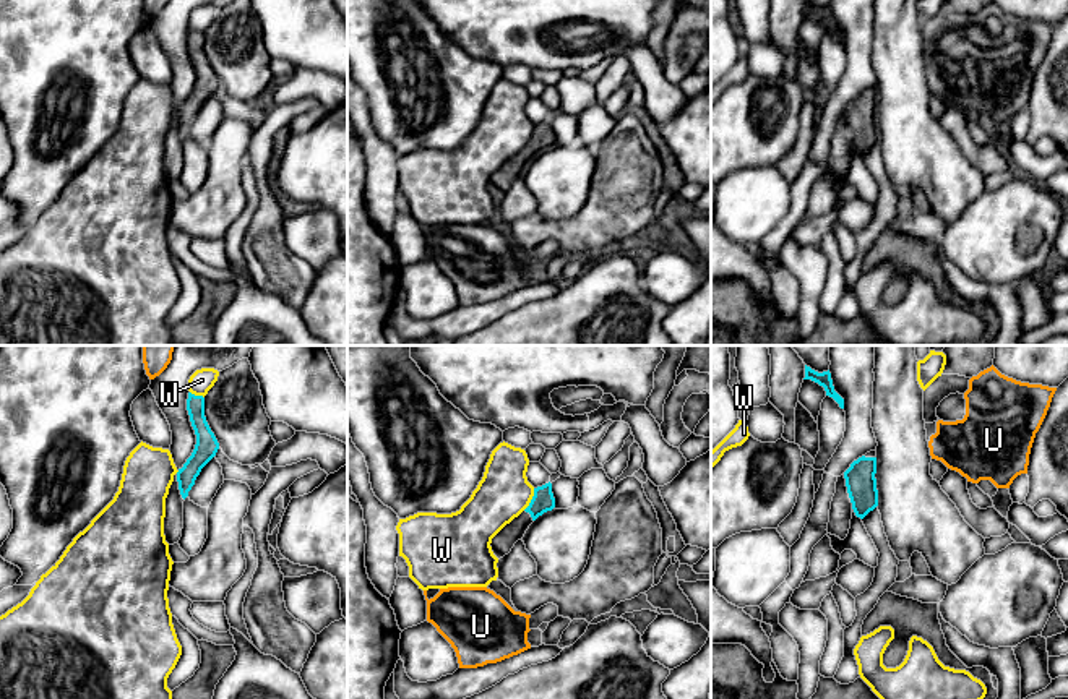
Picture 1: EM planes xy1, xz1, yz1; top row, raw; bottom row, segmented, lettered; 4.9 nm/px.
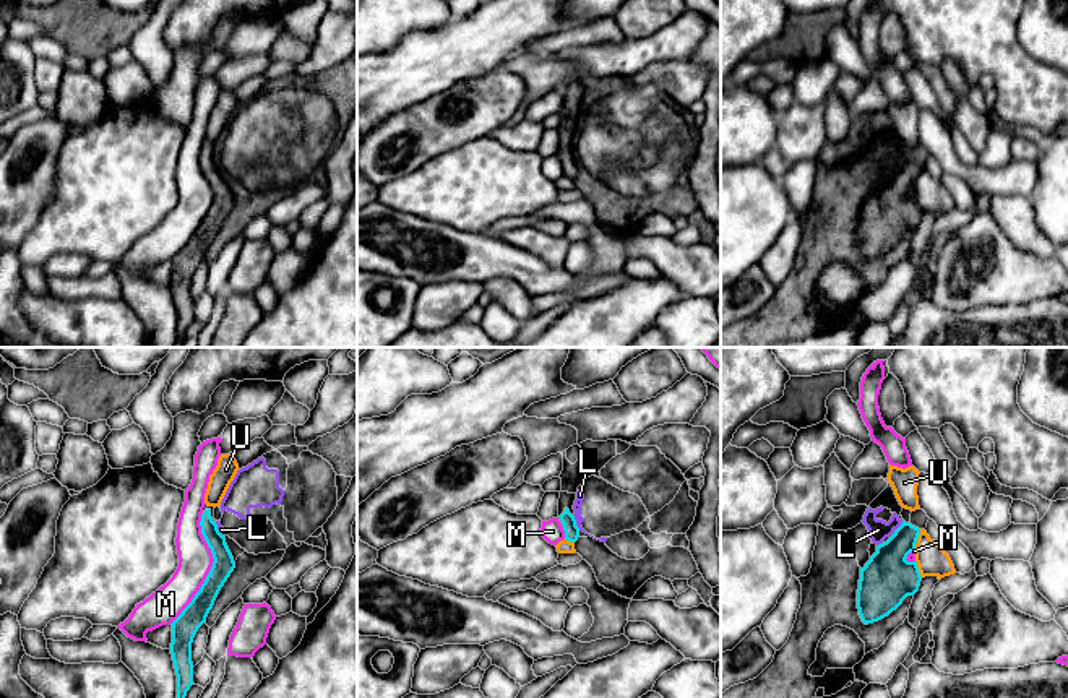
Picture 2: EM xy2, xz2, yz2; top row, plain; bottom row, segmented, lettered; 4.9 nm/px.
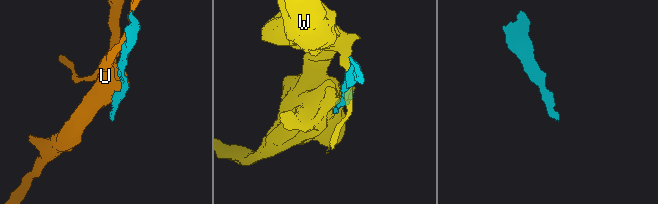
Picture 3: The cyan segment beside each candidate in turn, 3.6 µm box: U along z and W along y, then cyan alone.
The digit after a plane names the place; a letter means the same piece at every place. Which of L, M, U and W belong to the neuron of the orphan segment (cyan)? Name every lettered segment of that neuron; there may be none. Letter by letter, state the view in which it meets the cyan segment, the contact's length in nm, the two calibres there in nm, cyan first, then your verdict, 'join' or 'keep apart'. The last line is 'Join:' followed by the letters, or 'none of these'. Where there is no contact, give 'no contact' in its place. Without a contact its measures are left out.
L: yz2 | 80 nm | 240/110 nm | keep apart
M: xy2 | 550 nm | 120/170 nm | keep apart
U: yz2 | 110 nm | 260/160 nm | keep apart
W: xz1 | 130 nm | 110/260 nm | keep apart
Join: none of these

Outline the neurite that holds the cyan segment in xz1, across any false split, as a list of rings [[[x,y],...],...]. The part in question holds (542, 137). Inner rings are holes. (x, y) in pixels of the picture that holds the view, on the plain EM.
[[[545,120],[542,123],[534,125],[534,133],[529,143],[515,154],[510,161],[506,161],[493,175],[492,175],[492,188],[500,196],[511,188],[518,177],[523,177],[529,162],[544,149],[552,148],[555,144],[555,135],[552,130],[552,120]]]

